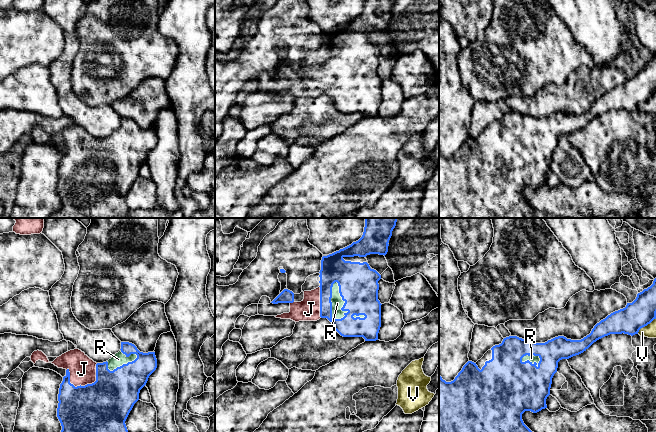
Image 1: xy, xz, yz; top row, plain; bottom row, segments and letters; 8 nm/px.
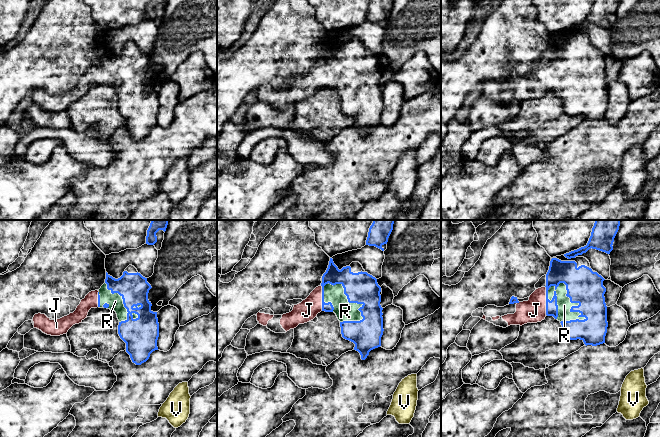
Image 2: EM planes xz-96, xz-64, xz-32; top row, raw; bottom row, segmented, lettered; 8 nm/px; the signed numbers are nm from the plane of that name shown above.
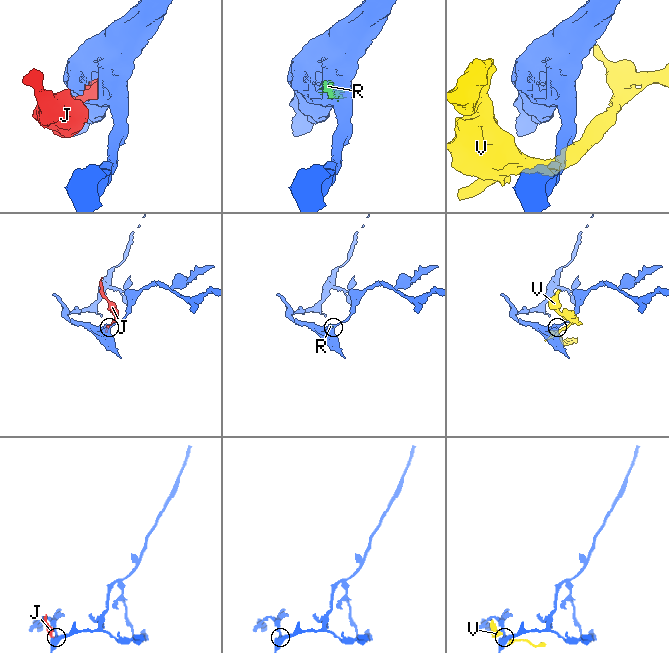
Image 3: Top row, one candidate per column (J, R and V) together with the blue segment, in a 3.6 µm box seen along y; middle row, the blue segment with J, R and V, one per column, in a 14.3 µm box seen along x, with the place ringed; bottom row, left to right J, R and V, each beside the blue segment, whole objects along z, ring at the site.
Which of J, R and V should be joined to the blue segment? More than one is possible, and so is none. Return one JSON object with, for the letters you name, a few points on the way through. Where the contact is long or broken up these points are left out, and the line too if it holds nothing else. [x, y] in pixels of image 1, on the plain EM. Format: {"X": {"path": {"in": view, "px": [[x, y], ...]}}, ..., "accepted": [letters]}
{"accepted": ["R"]}

